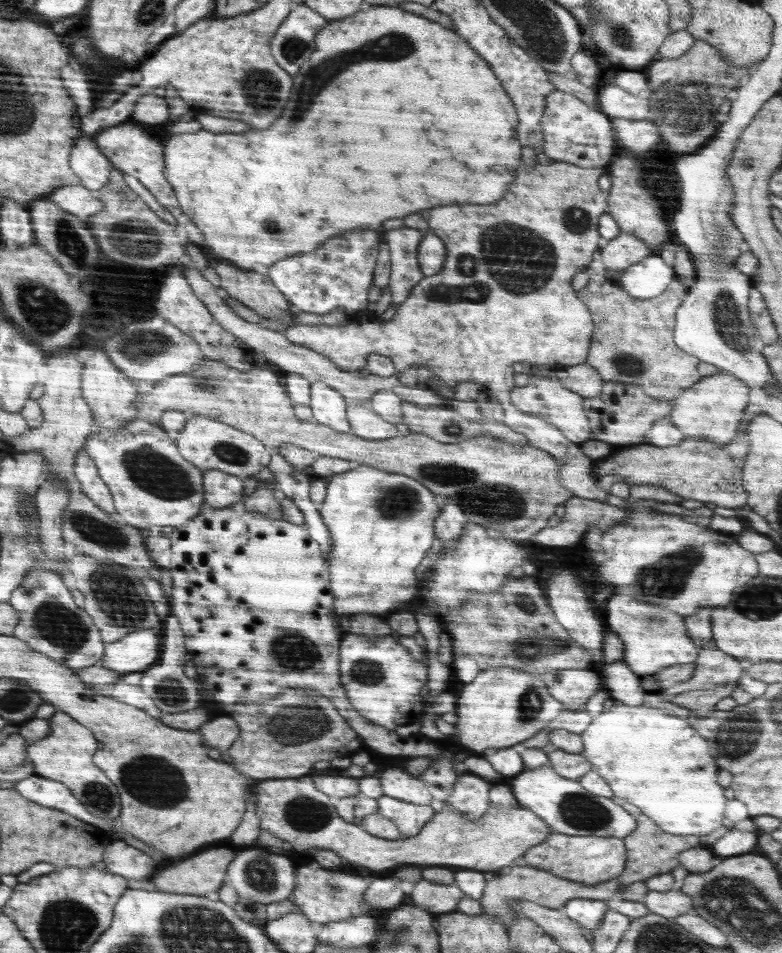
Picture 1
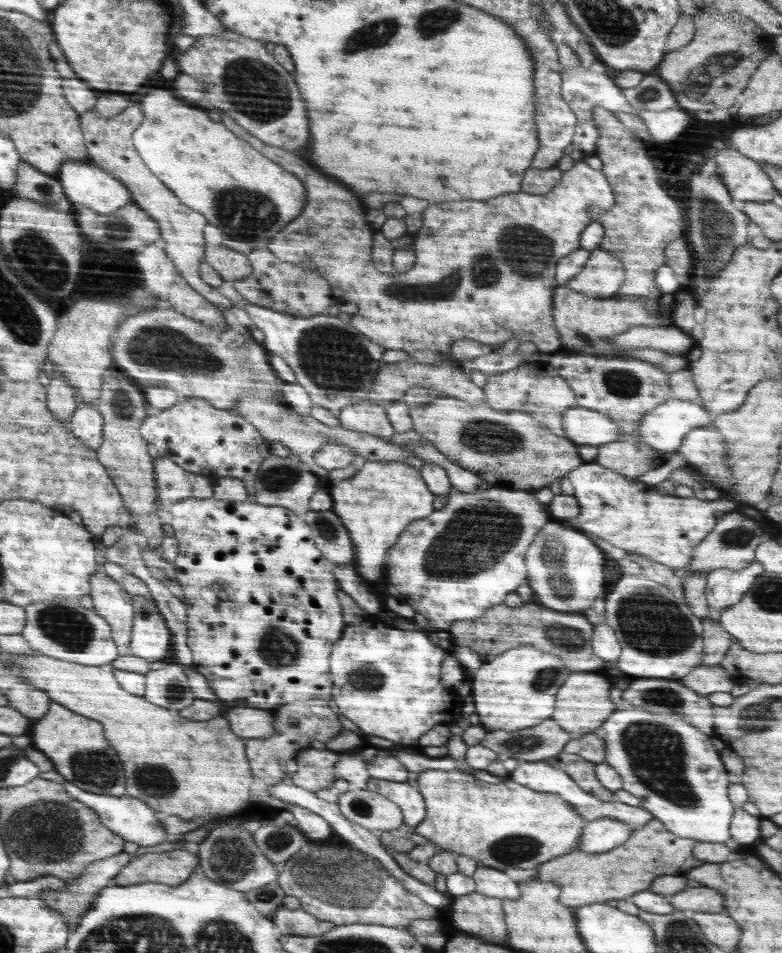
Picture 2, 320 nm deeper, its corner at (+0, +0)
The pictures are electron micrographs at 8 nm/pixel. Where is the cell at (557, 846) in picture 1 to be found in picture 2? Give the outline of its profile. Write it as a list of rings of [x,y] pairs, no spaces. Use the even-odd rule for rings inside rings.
[[[600,817],[584,825],[578,837],[578,847],[573,851],[584,851],[588,854],[608,852],[626,843],[632,835],[632,829],[621,820]]]

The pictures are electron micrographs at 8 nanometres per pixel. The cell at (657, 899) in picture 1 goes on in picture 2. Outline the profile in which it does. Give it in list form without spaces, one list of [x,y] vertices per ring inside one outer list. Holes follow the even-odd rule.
[[[688,887],[671,895],[671,905],[681,911],[693,910],[694,912],[722,912],[724,900],[720,892],[712,888]]]

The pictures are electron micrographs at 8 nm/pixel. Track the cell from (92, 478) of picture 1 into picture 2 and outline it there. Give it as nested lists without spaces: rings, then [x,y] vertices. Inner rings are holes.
[[[80,403],[74,409],[68,427],[84,446],[97,452],[103,441],[103,416],[94,404]]]

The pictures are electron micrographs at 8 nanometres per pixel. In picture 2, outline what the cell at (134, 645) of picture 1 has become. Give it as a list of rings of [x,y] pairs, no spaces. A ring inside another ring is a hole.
[[[133,596],[134,630],[131,631],[131,655],[149,661],[160,661],[168,652],[170,632],[151,597]]]

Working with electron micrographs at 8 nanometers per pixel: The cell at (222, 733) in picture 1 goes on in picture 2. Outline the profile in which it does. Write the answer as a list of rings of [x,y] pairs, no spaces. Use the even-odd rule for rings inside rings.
[[[248,707],[232,708],[226,715],[231,732],[244,740],[266,738],[274,735],[273,710],[260,710]]]

